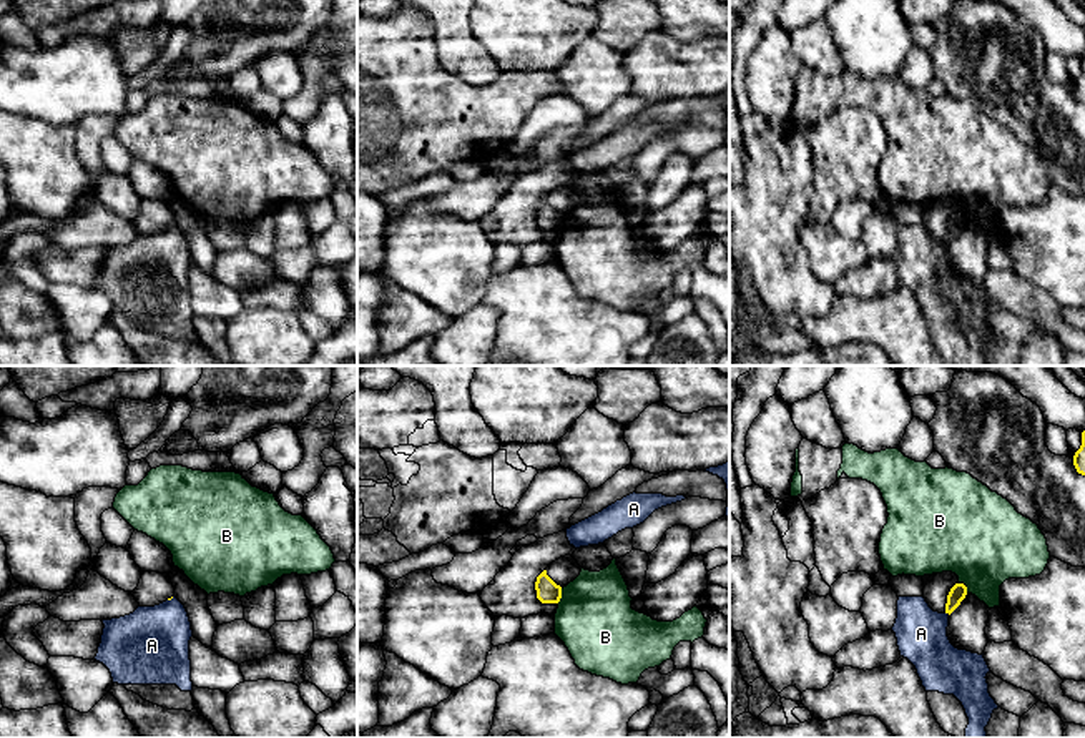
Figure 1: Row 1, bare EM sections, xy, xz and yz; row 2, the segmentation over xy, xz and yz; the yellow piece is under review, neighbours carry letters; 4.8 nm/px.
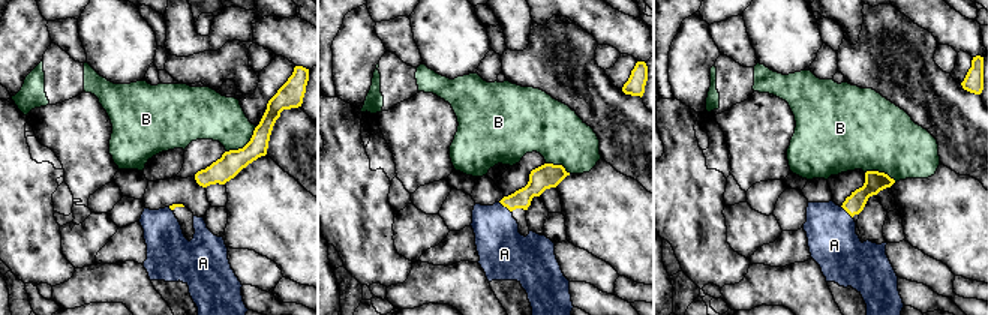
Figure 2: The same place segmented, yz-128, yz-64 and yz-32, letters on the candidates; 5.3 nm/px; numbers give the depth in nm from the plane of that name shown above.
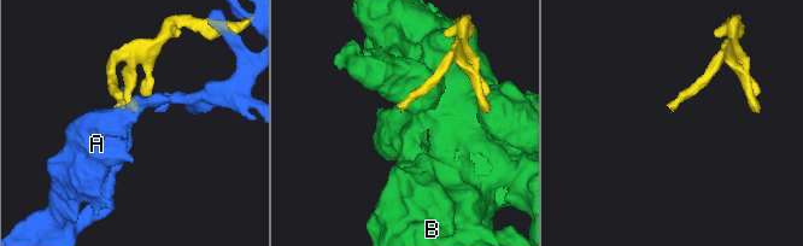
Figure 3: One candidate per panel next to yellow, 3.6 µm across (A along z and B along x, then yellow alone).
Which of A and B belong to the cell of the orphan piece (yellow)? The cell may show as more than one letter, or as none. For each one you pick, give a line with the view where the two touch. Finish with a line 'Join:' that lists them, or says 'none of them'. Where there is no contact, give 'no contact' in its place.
A: contact in yz
Join: A

